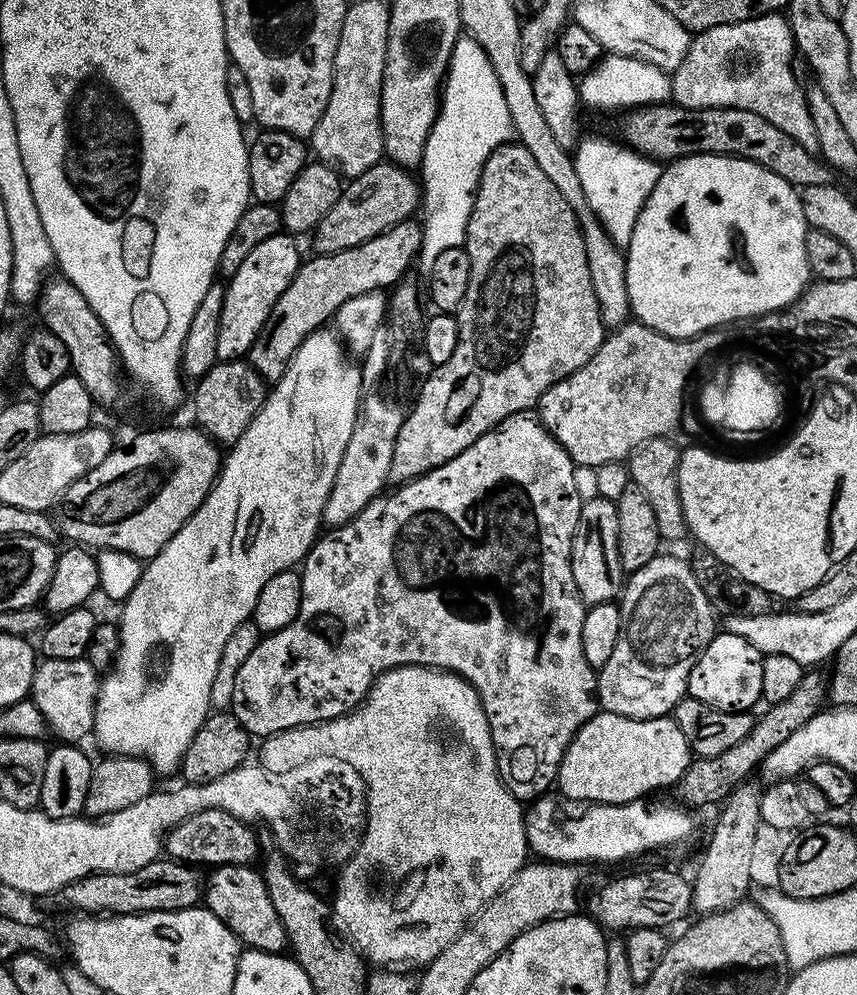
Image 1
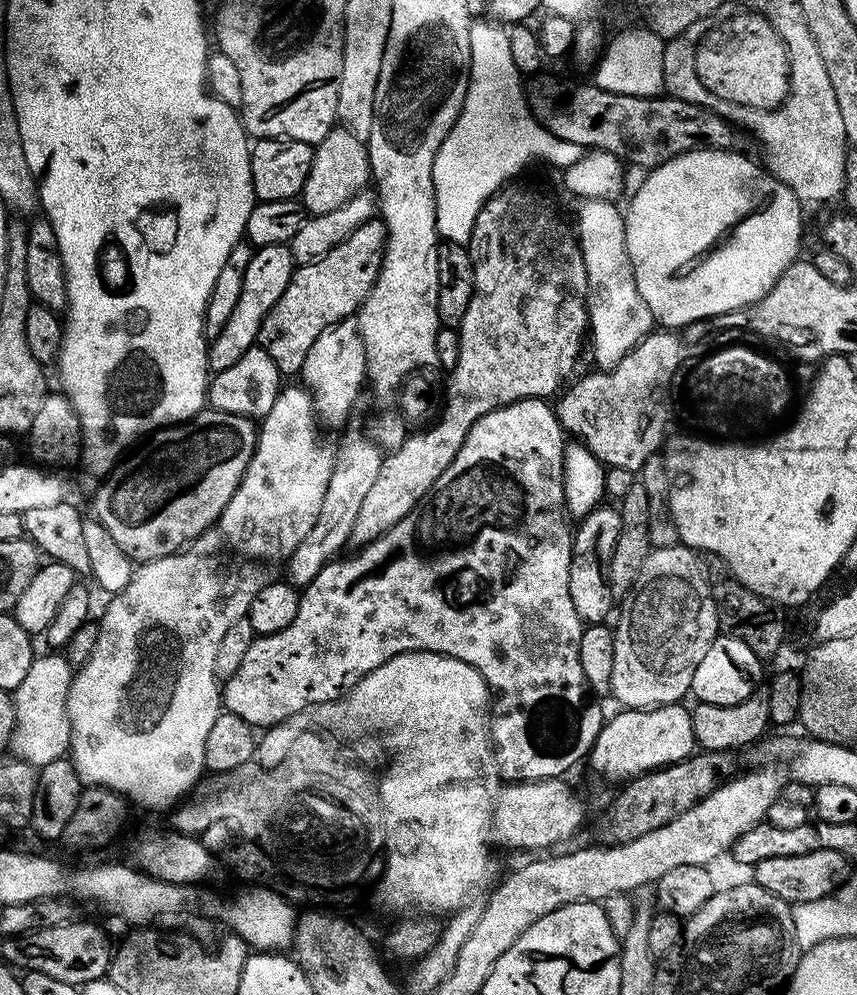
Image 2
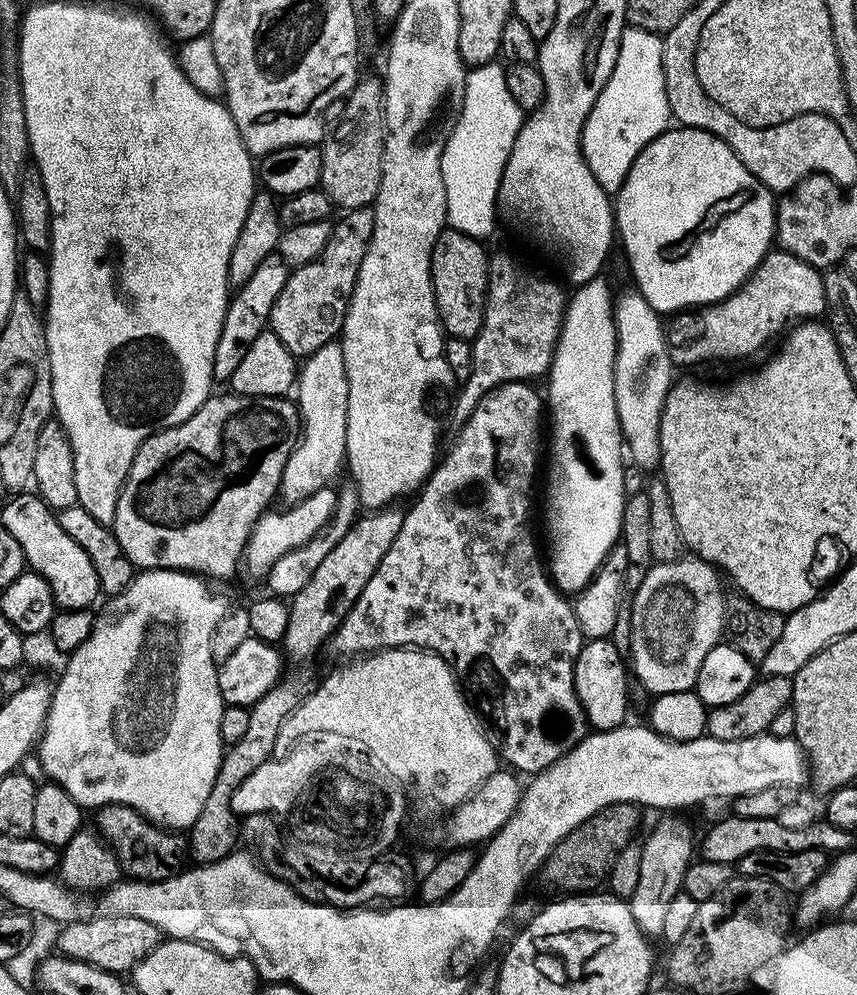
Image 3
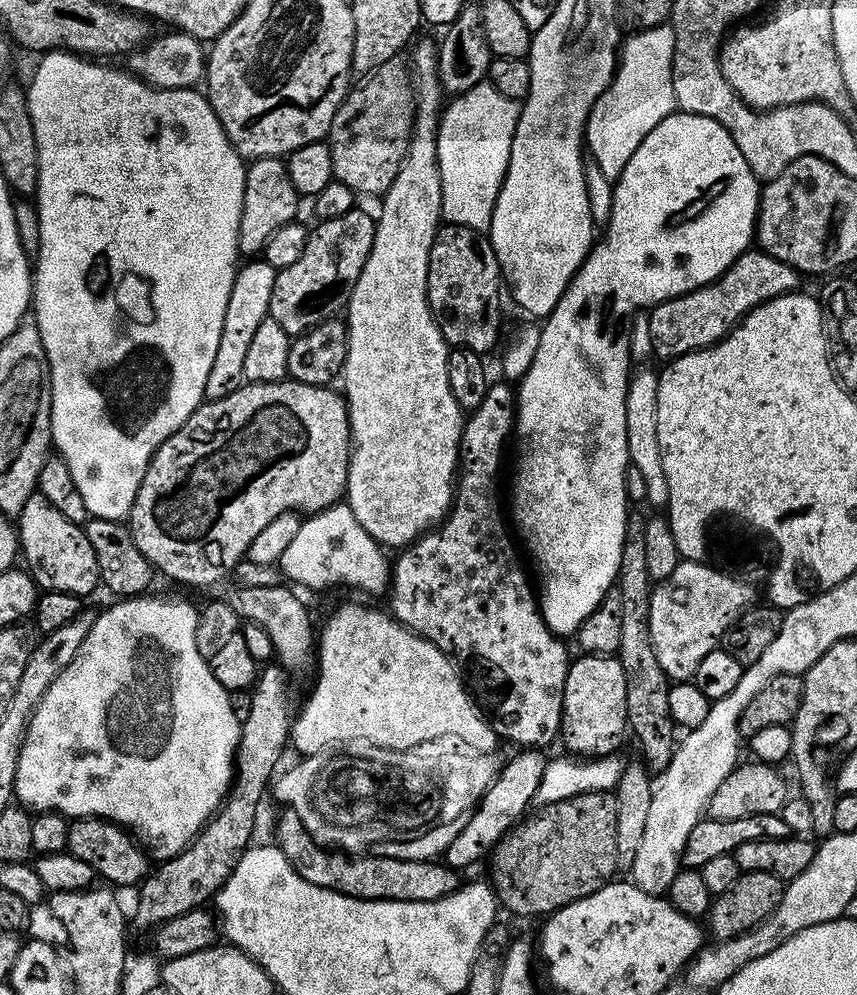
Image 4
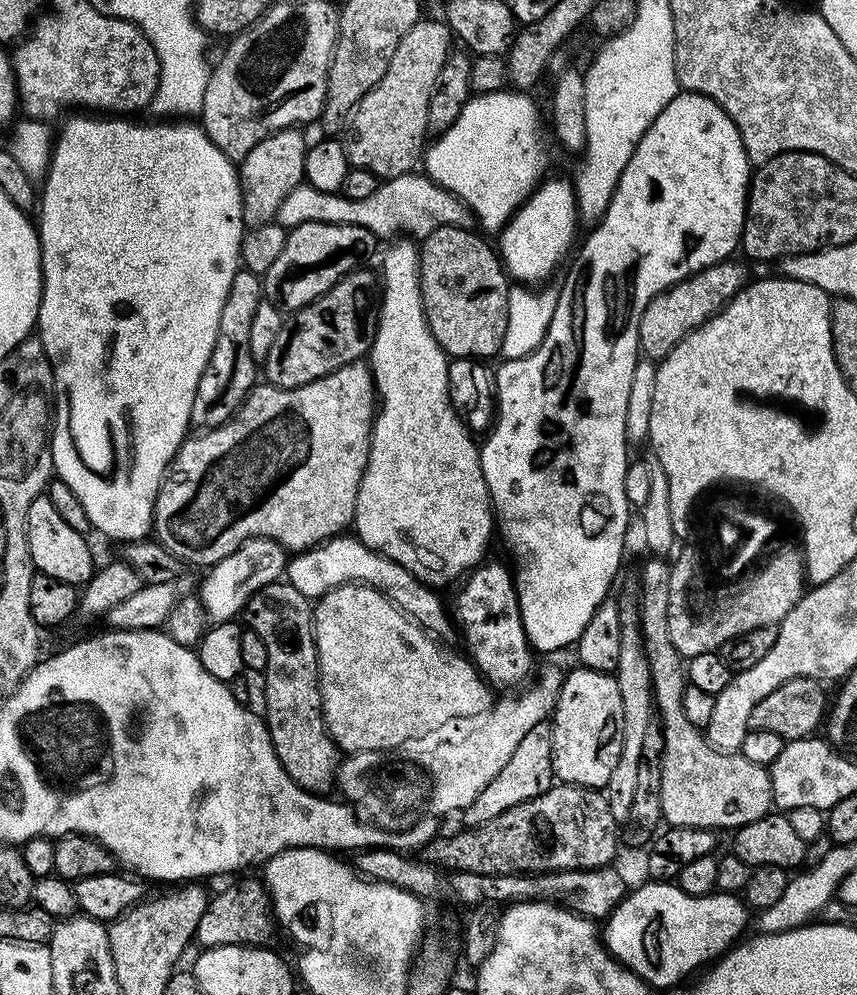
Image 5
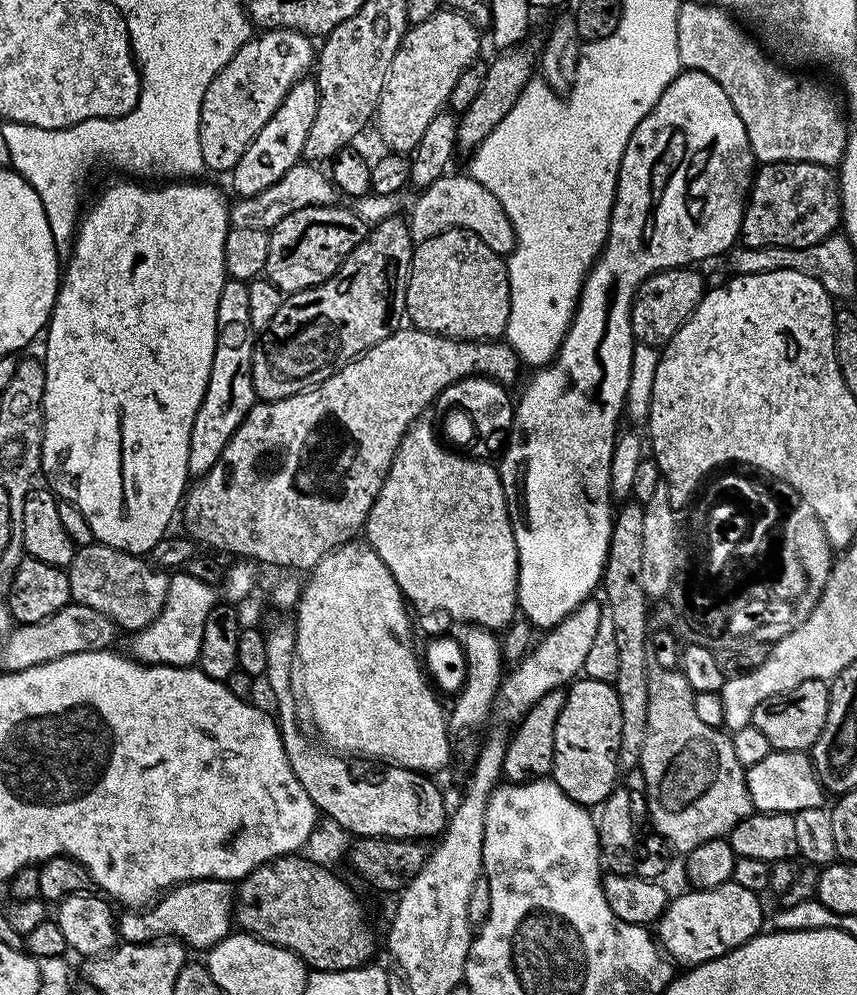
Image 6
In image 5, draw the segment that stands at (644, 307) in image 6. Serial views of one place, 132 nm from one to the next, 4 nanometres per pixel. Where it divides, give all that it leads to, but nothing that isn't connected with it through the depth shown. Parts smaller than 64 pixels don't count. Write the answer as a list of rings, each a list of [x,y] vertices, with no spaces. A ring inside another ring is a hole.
[[[736,258],[720,260],[717,264],[706,266],[698,270],[693,276],[687,276],[665,292],[659,292],[652,299],[650,306],[642,310],[642,318],[638,322],[638,338],[640,339],[641,353],[647,359],[659,362],[686,338],[698,326],[702,326],[714,314],[723,310],[732,299],[739,294],[749,279],[748,272],[736,261]]]

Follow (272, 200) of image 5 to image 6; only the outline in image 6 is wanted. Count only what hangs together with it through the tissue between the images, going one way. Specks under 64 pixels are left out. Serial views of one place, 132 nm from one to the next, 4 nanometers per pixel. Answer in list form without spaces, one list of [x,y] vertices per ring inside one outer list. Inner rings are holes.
[[[312,78],[301,80],[288,91],[286,98],[282,98],[282,106],[274,110],[270,122],[258,130],[254,142],[242,154],[242,158],[233,166],[230,173],[232,188],[237,197],[253,196],[262,194],[266,186],[274,186],[286,170],[290,170],[295,164],[301,163],[306,146],[306,134],[310,134],[310,126],[318,114],[318,90],[316,81]]]

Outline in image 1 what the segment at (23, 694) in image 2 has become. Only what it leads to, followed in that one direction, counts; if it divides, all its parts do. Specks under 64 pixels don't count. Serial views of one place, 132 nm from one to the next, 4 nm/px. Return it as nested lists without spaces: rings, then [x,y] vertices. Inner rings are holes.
[[[85,658],[83,660],[46,660],[41,659],[36,665],[36,673],[32,679],[31,700],[42,710],[42,718],[48,723],[51,735],[56,735],[60,742],[82,742],[92,736],[92,723],[96,709],[96,689],[98,673]]]

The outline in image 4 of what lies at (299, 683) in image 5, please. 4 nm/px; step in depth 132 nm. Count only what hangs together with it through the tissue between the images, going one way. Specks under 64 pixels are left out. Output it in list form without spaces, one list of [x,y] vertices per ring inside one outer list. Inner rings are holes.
[[[262,586],[261,588],[233,587],[231,591],[232,593],[227,593],[226,599],[228,605],[234,609],[234,614],[238,614],[241,621],[262,626],[262,630],[266,630],[266,634],[270,634],[270,642],[274,642],[274,650],[276,651],[275,659],[279,661],[281,665],[292,669],[304,668],[311,660],[313,663],[314,628],[312,632],[312,616],[308,613],[307,606],[304,605],[287,586],[278,588],[271,588],[270,586]]]

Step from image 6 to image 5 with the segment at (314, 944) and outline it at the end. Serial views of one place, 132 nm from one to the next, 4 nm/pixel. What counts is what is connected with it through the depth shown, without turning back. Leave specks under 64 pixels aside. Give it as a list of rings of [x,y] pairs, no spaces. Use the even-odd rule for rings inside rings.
[[[259,879],[240,880],[209,899],[202,918],[198,918],[194,940],[197,945],[200,943],[201,949],[235,944],[264,946],[275,932],[278,932],[278,925],[272,914],[272,900],[267,888]]]

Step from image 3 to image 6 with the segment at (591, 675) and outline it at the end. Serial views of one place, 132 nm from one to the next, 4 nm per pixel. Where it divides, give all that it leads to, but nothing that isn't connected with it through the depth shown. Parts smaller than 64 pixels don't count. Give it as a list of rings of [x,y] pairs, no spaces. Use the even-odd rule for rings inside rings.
[[[577,679],[567,689],[567,694],[562,714],[558,714],[558,726],[554,726],[554,762],[550,776],[575,804],[599,806],[618,783],[616,772],[622,738],[622,706],[618,706],[615,687],[606,680]]]

